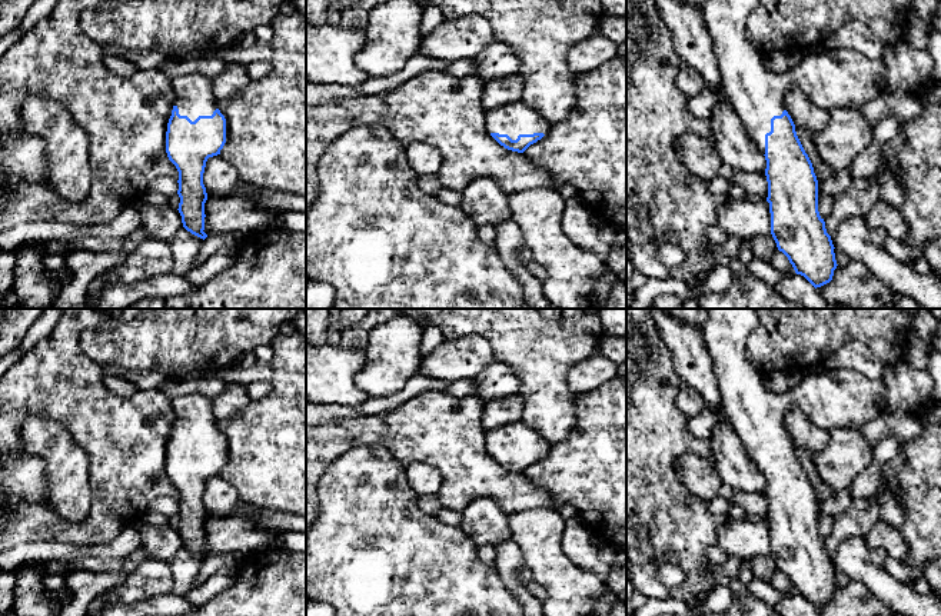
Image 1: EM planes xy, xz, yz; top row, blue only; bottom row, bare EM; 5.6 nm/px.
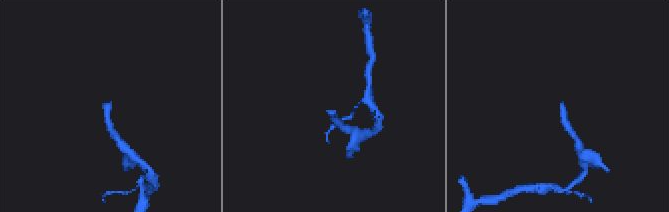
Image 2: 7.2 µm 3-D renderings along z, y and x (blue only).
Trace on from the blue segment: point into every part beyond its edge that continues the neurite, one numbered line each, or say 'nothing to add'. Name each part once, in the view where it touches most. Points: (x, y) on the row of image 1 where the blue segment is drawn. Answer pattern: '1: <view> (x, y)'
1: xz (514, 119)

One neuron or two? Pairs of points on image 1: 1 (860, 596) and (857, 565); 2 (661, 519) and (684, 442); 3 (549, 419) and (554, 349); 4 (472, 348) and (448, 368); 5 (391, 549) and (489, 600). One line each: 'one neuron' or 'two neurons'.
1: two neurons
2: one neuron
3: one neuron
4: one neuron
5: one neuron

